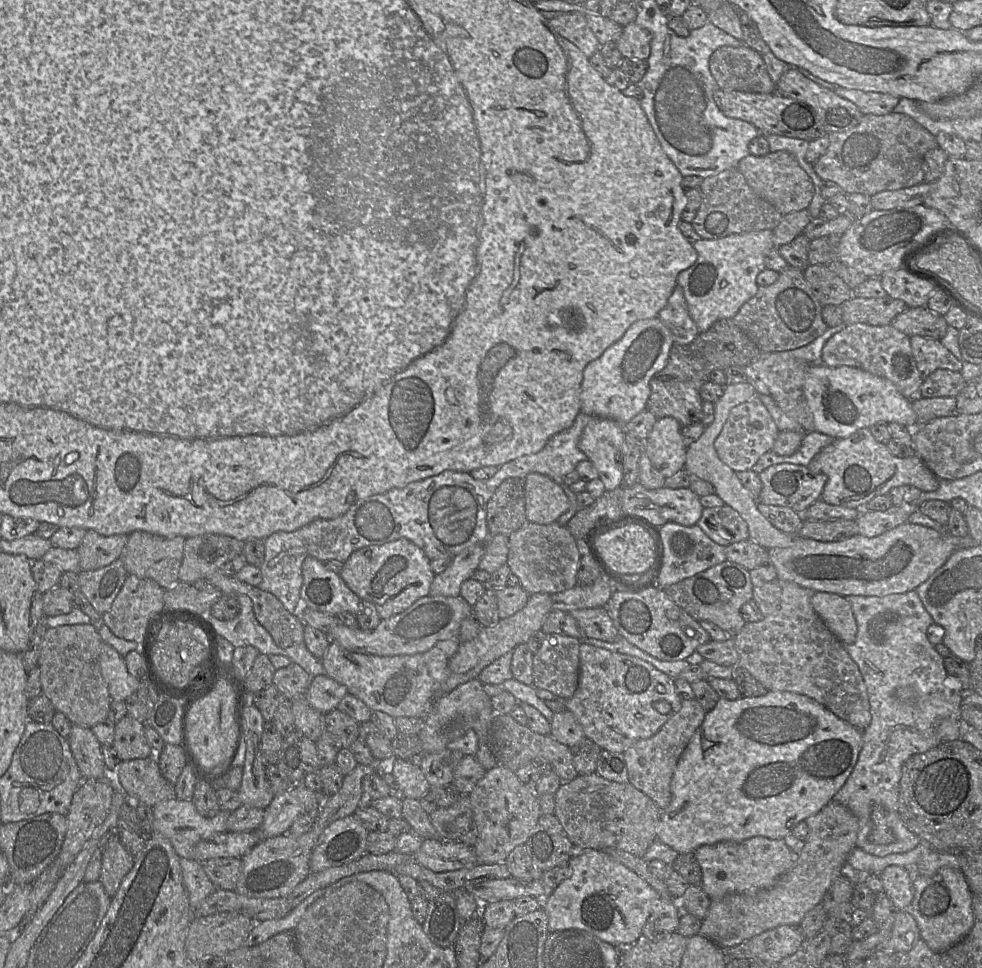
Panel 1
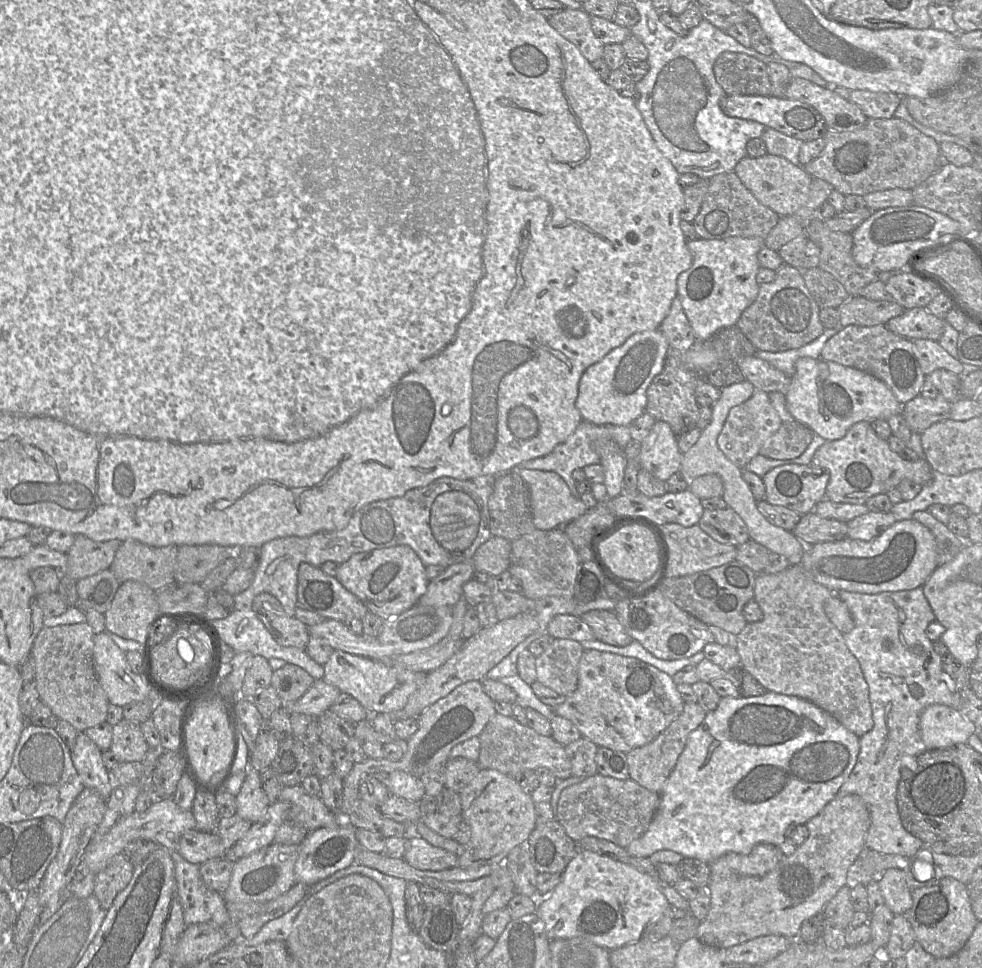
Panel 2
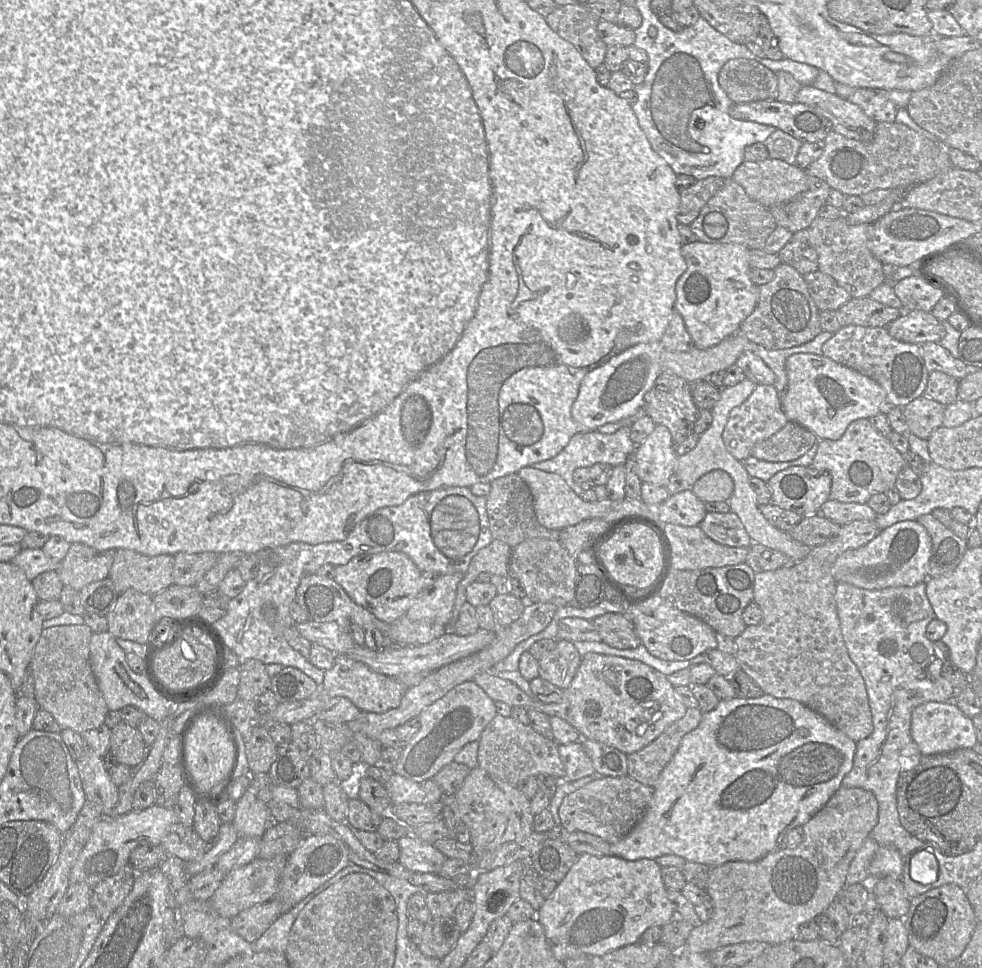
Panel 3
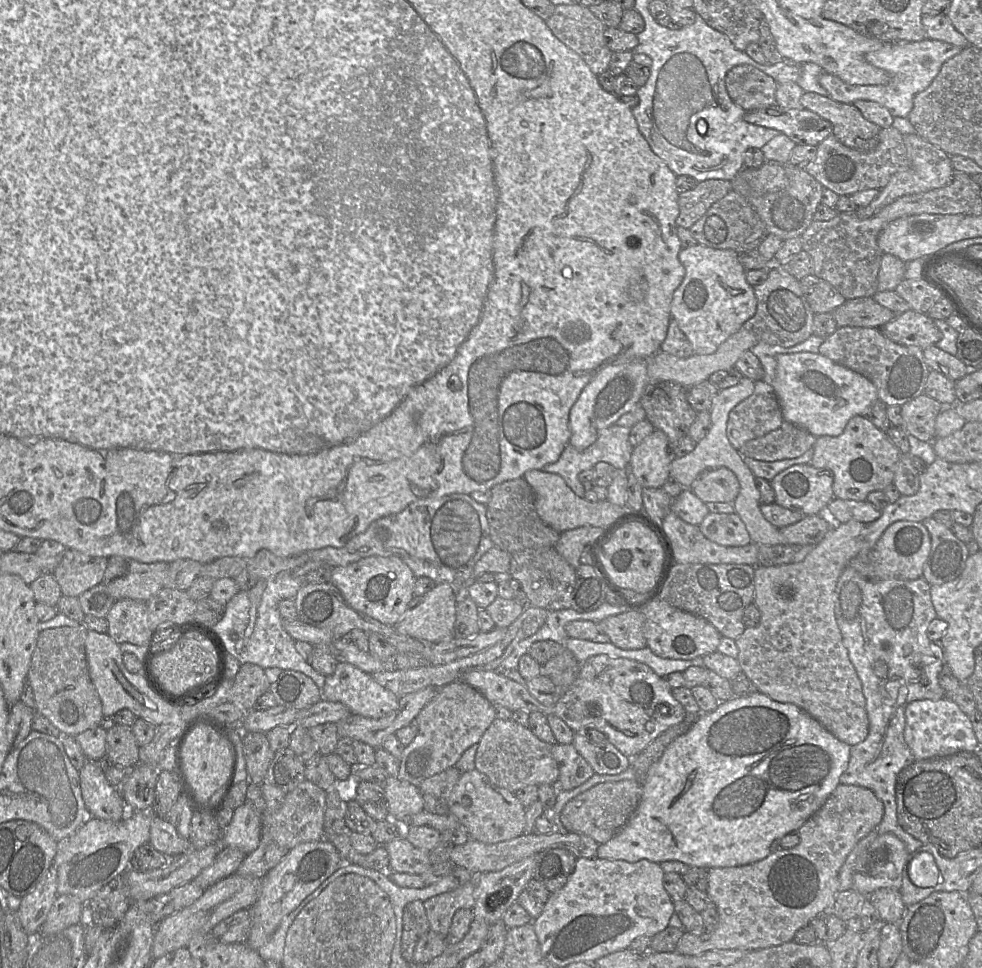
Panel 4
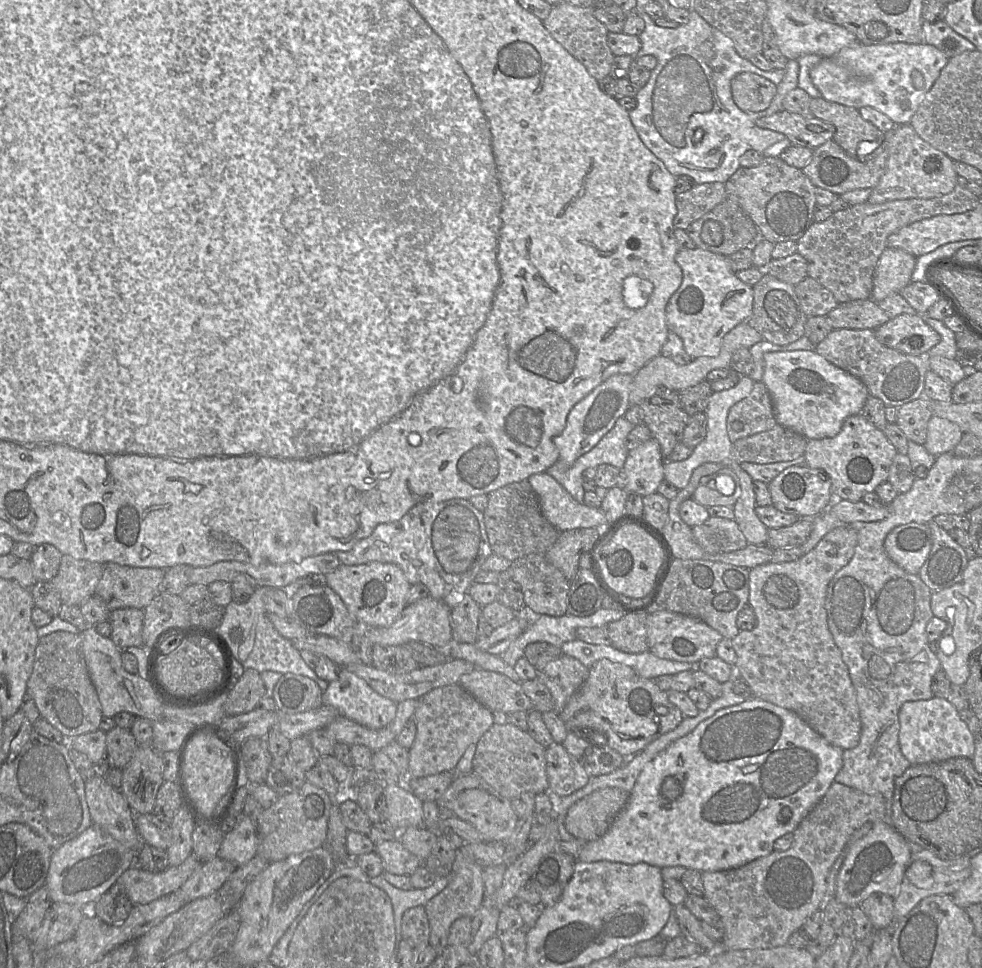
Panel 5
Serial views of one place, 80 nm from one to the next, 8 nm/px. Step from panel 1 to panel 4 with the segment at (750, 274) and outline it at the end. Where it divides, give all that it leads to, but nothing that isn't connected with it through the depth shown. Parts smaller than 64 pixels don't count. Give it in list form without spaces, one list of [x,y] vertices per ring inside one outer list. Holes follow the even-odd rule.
[[[702,244],[682,248],[679,252],[685,276],[674,292],[671,317],[690,341],[695,354],[714,353],[756,312],[754,288],[746,280],[746,270],[740,264],[738,255],[731,249],[715,249]]]

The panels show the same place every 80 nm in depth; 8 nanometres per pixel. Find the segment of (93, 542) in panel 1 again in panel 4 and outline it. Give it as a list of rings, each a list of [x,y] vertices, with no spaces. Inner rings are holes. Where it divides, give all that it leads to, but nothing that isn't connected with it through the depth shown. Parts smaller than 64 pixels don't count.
[[[67,549],[53,576],[62,595],[79,597],[86,590],[103,581],[108,558],[90,556],[75,549]]]

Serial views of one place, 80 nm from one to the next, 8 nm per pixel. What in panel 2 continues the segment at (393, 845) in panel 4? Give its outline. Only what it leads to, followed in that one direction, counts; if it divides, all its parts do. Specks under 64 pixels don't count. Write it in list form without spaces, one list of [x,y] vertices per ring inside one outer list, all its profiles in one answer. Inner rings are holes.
[[[409,834],[405,861],[419,870],[440,871],[458,866],[458,856],[435,847],[421,836]]]

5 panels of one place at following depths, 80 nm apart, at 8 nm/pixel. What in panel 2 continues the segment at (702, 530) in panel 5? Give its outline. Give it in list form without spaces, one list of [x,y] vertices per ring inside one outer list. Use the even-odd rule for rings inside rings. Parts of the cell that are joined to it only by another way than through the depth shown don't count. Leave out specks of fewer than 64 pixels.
[[[730,507],[704,509],[698,525],[711,538],[722,544],[739,546],[750,539],[745,522]]]

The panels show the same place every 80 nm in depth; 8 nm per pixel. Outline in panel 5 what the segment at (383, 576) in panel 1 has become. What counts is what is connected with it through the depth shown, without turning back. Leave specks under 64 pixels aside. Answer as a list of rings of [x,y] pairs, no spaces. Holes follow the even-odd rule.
[[[382,562],[354,566],[341,564],[326,575],[326,585],[339,595],[358,627],[362,628],[391,626],[406,607],[411,587],[400,567]]]

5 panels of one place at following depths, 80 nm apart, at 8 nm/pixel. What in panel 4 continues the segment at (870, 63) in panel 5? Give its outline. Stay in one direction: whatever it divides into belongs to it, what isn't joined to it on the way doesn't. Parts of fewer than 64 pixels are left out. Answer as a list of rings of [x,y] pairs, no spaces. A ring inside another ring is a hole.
[[[925,38],[918,42],[886,43],[880,50],[869,52],[865,59],[871,65],[891,75],[892,80],[886,85],[850,85],[839,77],[824,72],[819,77],[820,85],[828,92],[831,99],[853,104],[857,100],[877,102],[887,108],[893,117],[907,118],[913,108],[914,97],[924,91],[949,59],[959,54],[963,48],[943,41]]]

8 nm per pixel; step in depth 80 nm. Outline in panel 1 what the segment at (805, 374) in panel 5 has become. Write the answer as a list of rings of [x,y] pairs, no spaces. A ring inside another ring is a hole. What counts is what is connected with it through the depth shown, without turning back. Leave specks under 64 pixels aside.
[[[811,364],[805,376],[804,395],[813,415],[814,430],[835,440],[846,438],[855,431],[870,428],[876,423],[897,422],[906,427],[917,426],[912,399],[903,396],[890,380],[860,368]]]

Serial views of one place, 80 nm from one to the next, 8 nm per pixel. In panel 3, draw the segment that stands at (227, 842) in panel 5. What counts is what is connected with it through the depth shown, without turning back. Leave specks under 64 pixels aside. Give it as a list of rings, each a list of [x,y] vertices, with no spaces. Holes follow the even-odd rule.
[[[248,789],[236,802],[236,811],[231,822],[239,837],[260,839],[272,823],[268,807]]]

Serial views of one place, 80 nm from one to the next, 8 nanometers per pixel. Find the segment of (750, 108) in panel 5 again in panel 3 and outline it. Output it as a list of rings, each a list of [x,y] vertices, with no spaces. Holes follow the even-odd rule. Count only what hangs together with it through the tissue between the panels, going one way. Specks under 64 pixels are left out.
[[[755,60],[727,61],[719,72],[718,81],[735,104],[774,100],[777,96],[776,74]]]

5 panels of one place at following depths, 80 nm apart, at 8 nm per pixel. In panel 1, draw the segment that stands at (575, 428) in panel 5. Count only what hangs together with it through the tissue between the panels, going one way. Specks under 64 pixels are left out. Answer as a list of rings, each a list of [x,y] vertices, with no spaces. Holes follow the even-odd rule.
[[[658,317],[634,322],[617,342],[586,365],[580,393],[581,412],[626,424],[644,411],[650,396],[650,380],[666,366],[673,344],[671,331]]]

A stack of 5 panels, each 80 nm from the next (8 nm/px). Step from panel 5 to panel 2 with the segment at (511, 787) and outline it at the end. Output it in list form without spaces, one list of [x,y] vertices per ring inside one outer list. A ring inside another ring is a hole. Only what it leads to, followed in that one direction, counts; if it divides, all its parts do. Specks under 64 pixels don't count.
[[[495,714],[479,735],[480,768],[494,769],[513,778],[526,770],[536,770],[540,767],[549,769],[558,779],[572,776],[571,763],[566,755],[565,746],[555,741],[551,736],[539,735],[527,725],[521,725],[512,716]]]

